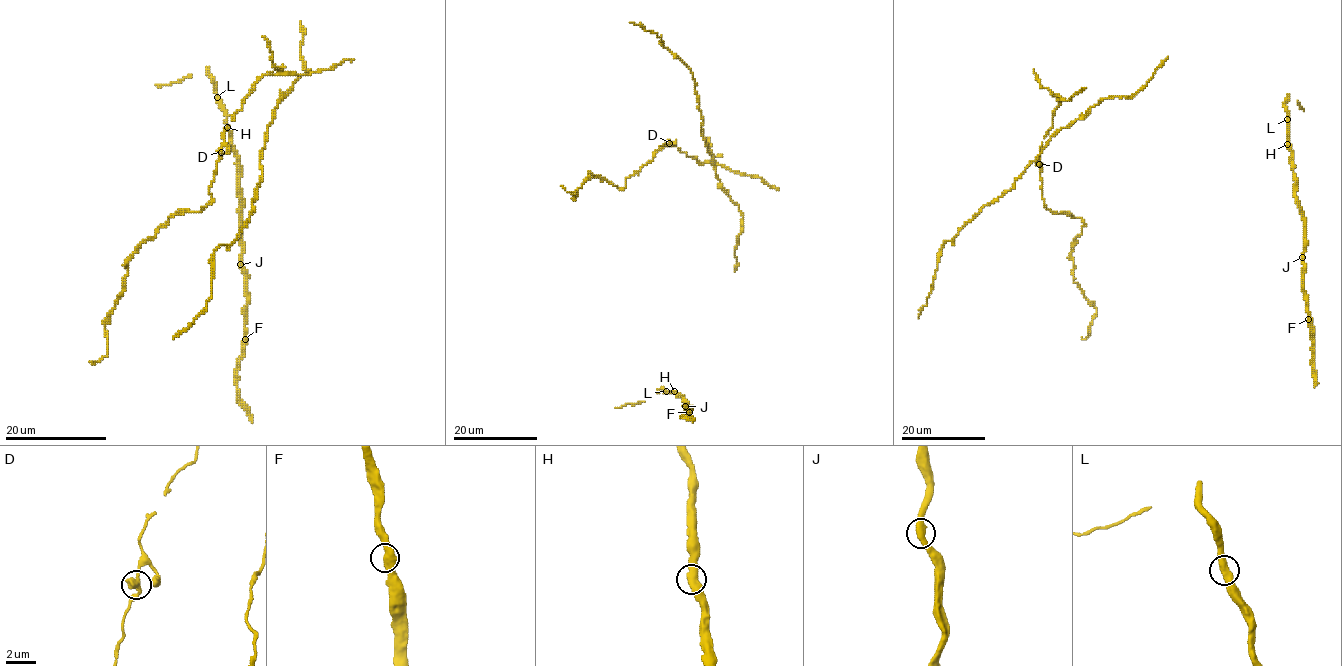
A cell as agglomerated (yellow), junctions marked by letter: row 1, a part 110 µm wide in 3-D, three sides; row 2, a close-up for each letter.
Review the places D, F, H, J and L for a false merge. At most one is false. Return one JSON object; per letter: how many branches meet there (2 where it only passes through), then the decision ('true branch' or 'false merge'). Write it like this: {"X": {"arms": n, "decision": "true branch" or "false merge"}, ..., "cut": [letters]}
{"D": {"arms": 2, "decision": "true branch"}, "F": {"arms": 2, "decision": "true branch"}, "H": {"arms": 2, "decision": "true branch"}, "J": {"arms": 2, "decision": "true branch"}, "L": {"arms": 2, "decision": "true branch"}, "cut": []}

